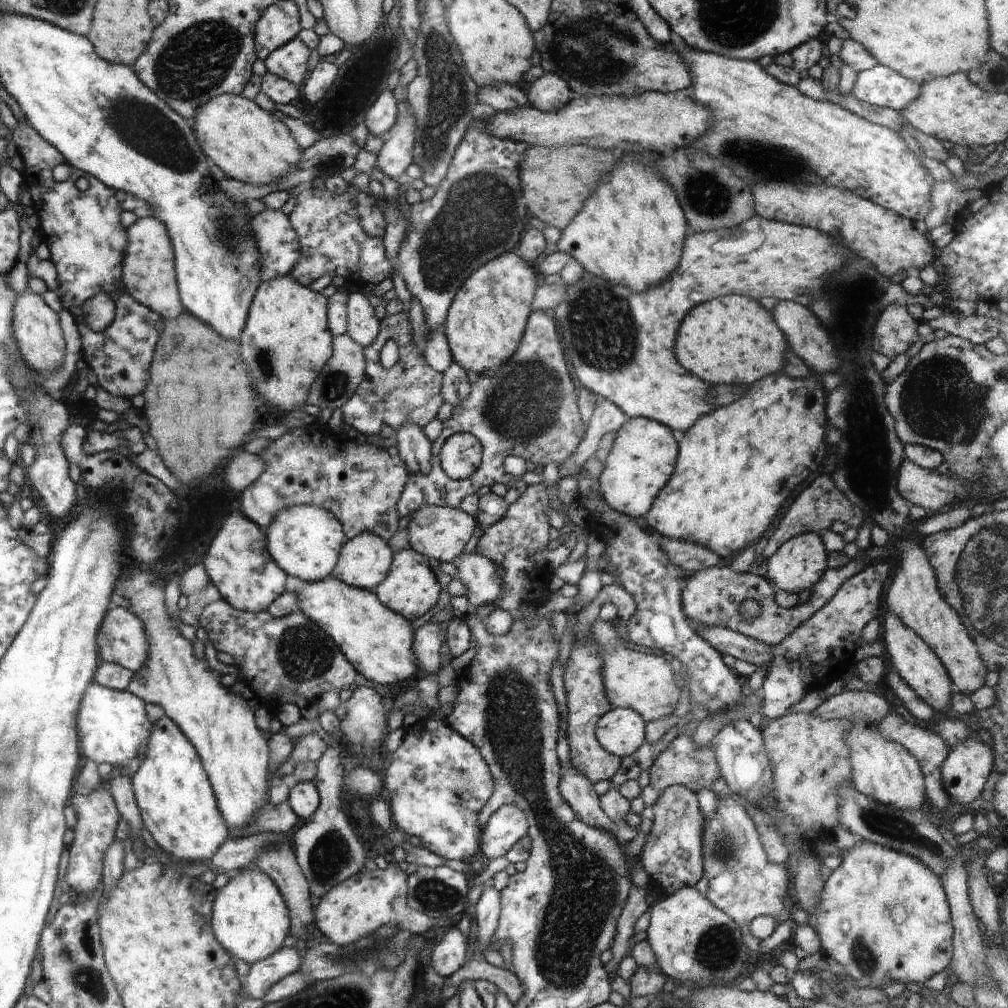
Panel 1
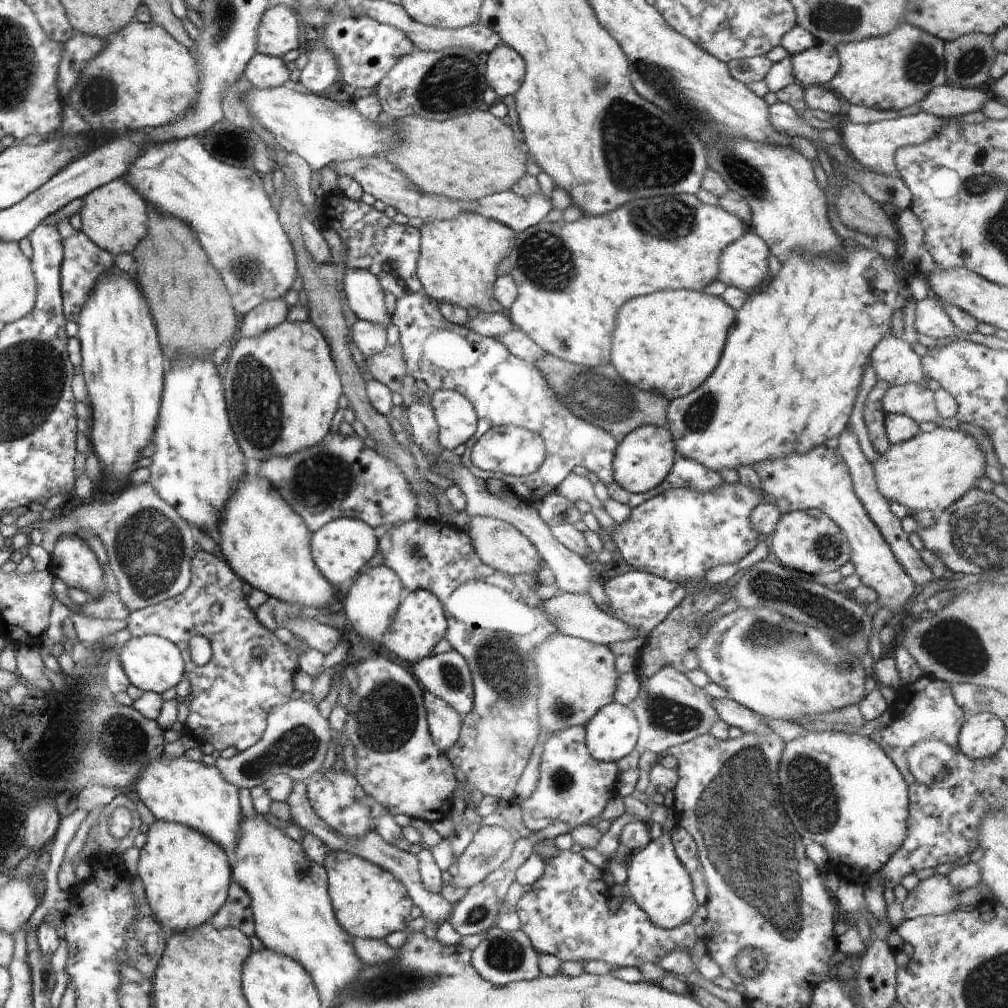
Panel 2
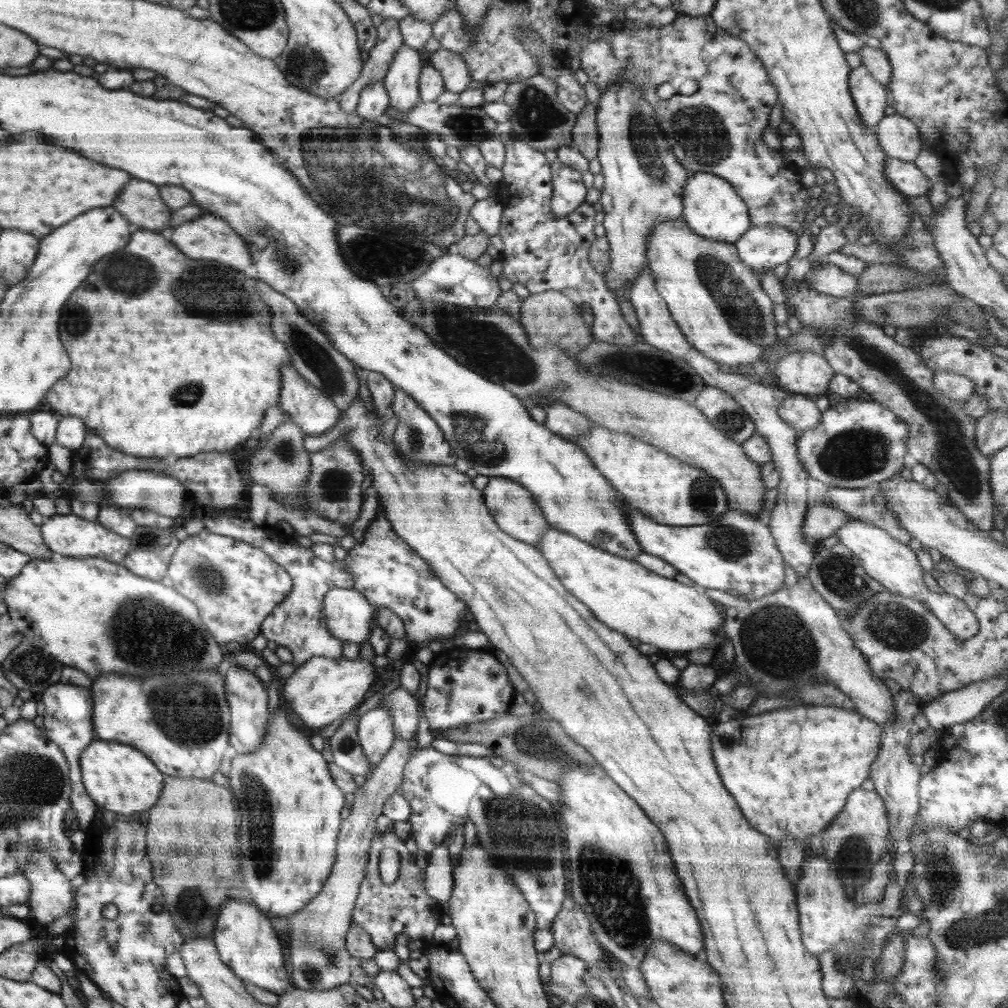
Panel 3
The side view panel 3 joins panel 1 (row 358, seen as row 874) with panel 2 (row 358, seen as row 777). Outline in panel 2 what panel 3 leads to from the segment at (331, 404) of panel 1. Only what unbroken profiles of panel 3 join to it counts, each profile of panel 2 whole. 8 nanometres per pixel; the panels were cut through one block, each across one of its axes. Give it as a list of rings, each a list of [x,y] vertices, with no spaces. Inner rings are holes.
[[[399,344],[387,345],[382,352],[366,359],[365,363],[369,374],[377,382],[384,384],[391,394],[401,393],[406,366]]]

